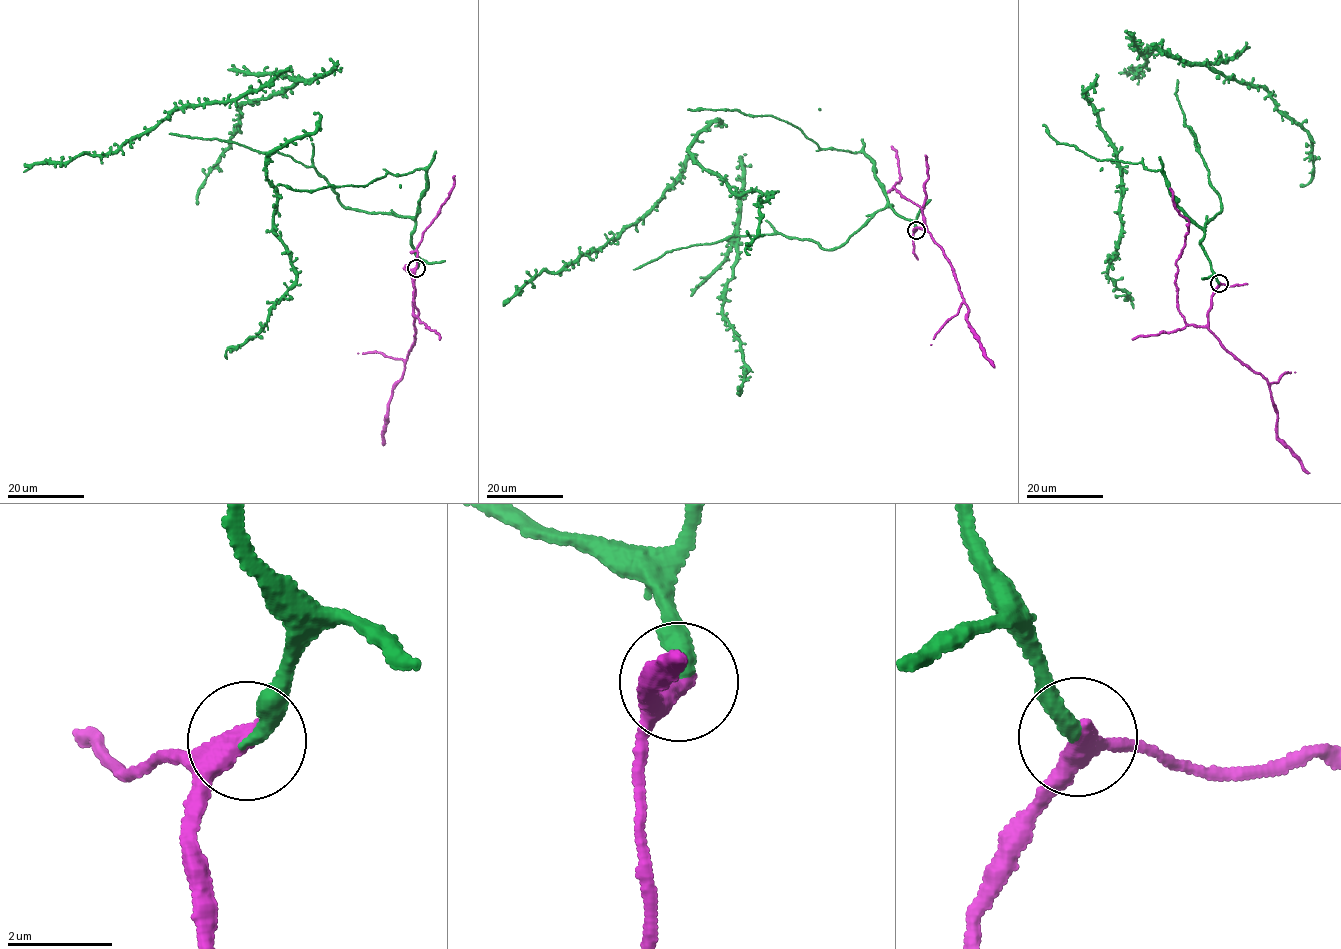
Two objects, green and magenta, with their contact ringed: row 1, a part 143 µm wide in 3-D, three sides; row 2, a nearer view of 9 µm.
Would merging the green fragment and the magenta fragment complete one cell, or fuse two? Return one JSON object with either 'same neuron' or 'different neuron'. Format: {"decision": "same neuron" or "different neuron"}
{"decision": "same neuron"}

